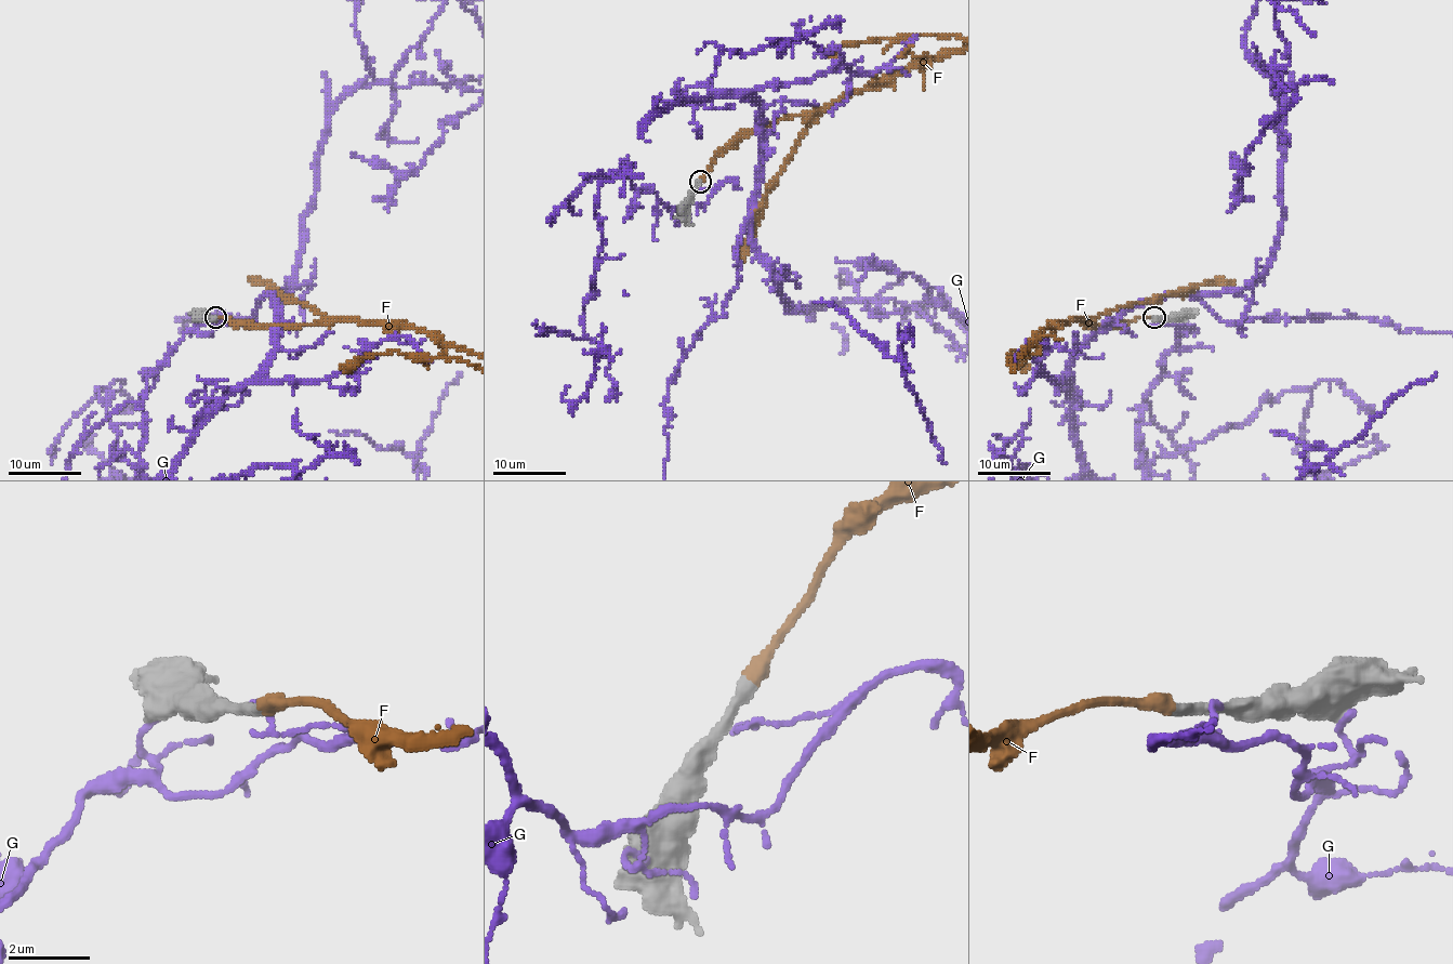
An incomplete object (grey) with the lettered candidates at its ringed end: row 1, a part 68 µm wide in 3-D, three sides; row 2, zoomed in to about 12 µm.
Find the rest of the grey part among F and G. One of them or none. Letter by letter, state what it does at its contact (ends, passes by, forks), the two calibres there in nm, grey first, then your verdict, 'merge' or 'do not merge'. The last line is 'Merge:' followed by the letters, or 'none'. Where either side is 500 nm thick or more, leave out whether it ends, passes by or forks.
F: it ends | 300/400 nm | merge
G: it passes by | 400/90 nm | do not merge
Merge: F

